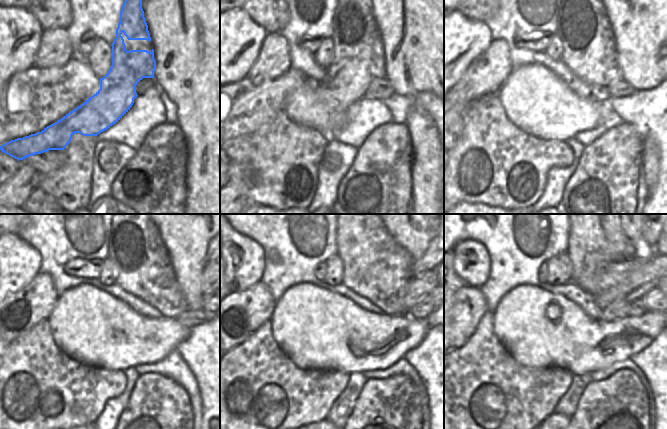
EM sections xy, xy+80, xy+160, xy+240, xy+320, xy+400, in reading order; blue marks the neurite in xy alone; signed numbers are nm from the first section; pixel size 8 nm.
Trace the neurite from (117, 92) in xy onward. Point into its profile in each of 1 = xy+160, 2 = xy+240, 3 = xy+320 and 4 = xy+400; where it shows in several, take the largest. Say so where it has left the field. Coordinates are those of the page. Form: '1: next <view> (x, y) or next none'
1: next xy+160 (581, 11)
2: next xy+240 (134, 234)
3: next xy+320 (361, 234)
4: next xy+400 (586, 241)

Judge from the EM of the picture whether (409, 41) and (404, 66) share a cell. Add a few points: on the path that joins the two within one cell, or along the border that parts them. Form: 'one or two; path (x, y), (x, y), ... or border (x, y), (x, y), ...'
one; path (409, 47), (409, 60)

